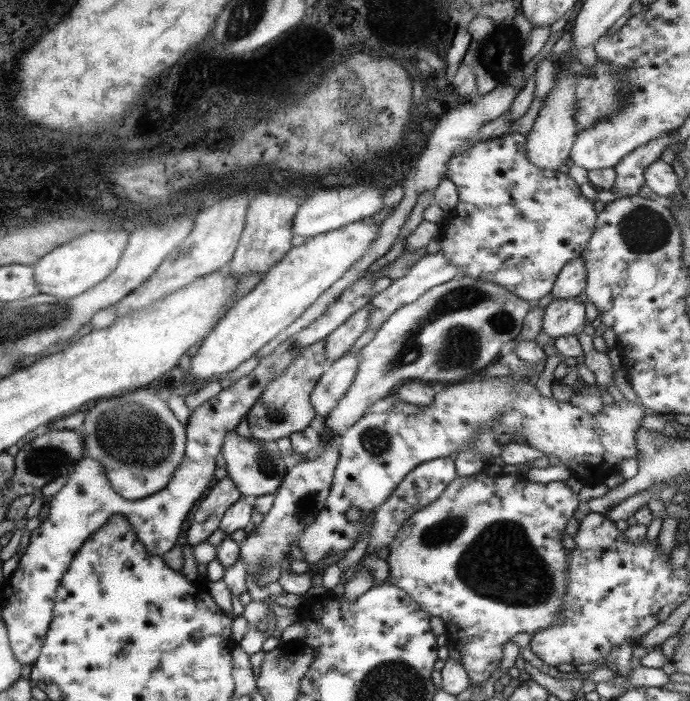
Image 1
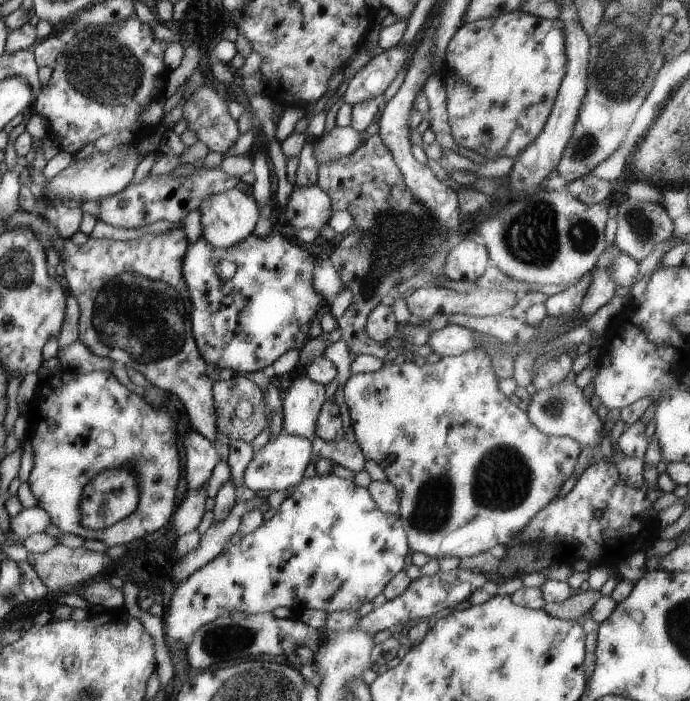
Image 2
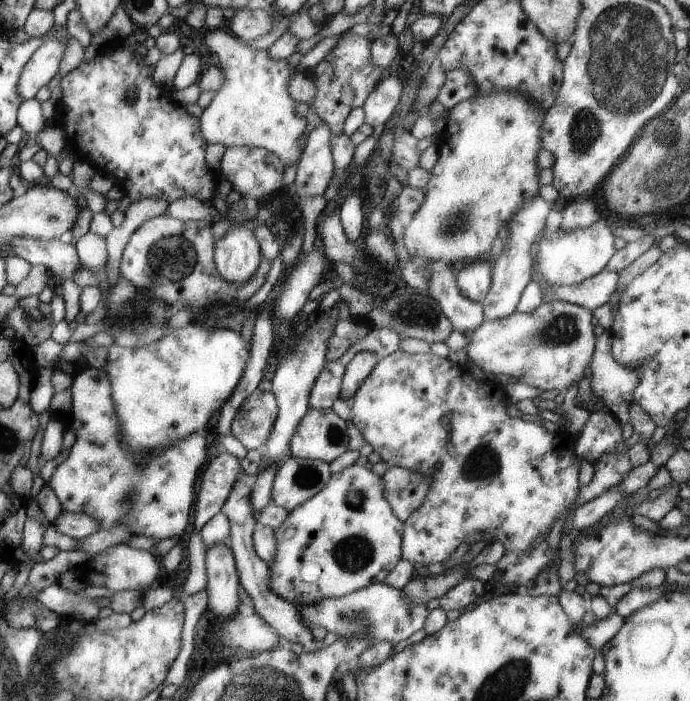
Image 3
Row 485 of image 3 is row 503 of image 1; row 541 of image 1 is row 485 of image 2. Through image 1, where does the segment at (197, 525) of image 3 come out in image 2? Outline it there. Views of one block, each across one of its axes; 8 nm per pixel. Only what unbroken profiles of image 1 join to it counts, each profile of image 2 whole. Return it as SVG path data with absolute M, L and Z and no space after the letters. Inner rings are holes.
M190 427L185 433L184 459L182 460L185 484L188 490L199 490L201 486L205 486L219 458L213 444L205 436L201 436Z

